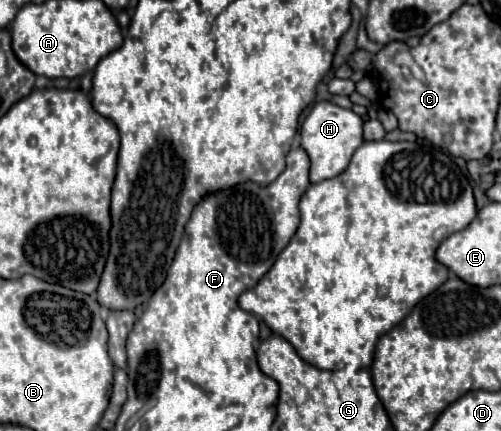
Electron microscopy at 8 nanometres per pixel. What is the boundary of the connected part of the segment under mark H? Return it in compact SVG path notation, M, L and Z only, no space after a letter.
M330 101L316 103L300 127L300 147L310 157L310 181L320 183L340 175L362 143L362 119L352 109L342 109Z

